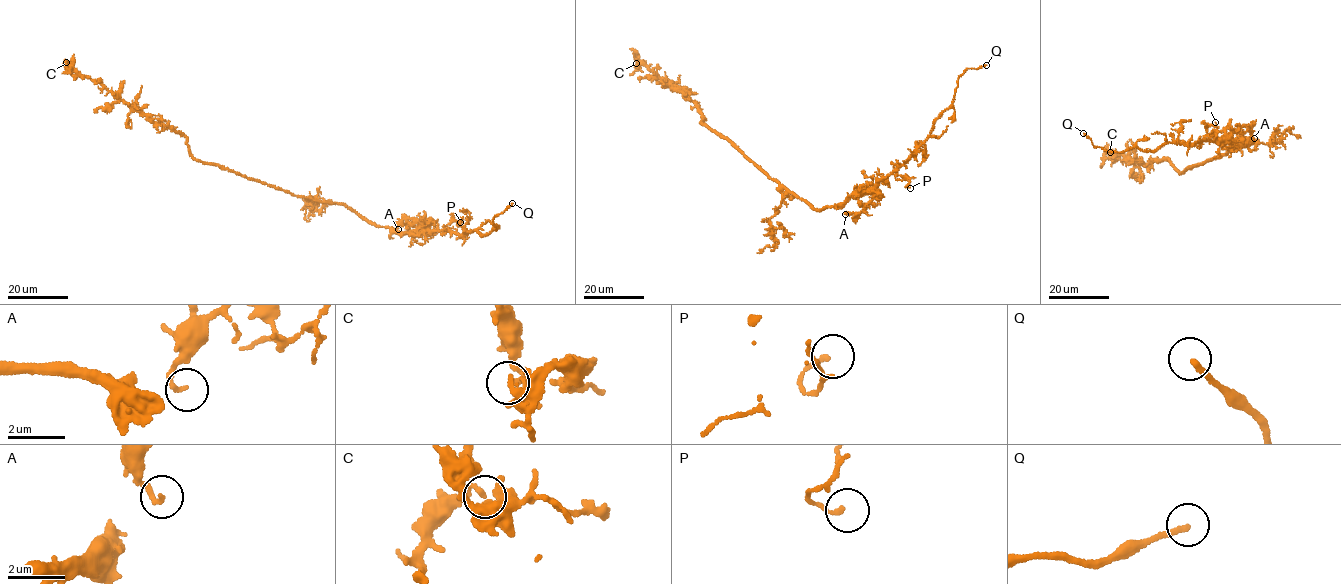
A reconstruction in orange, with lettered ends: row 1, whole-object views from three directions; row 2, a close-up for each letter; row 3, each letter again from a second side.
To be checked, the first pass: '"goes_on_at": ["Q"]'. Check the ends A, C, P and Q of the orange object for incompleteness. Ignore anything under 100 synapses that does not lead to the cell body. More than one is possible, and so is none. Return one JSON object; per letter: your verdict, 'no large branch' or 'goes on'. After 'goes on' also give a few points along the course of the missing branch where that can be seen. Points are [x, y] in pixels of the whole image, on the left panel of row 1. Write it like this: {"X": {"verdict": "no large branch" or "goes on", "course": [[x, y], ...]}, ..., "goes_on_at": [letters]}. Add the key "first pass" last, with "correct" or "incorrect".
{"A": {"verdict": "no large branch"}, "C": {"verdict": "no large branch"}, "P": {"verdict": "no large branch"}, "Q": {"verdict": "goes on", "course": [[512, 203], [522, 200], [529, 210]]}, "goes_on_at": ["Q"], "first pass": "correct"}

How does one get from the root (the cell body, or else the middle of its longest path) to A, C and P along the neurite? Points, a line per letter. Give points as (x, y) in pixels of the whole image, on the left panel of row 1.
A: (316, 200), (344, 204), (377, 226), (395, 231), (412, 233), (425, 226), (404, 218), (398, 229)
C: (316, 200), (199, 162), (181, 133), (134, 110), (97, 80), (68, 69), (66, 62)
P: (316, 200), (344, 204), (377, 226), (403, 233), (440, 231), (453, 221), (458, 222), (458, 225), (460, 222)

